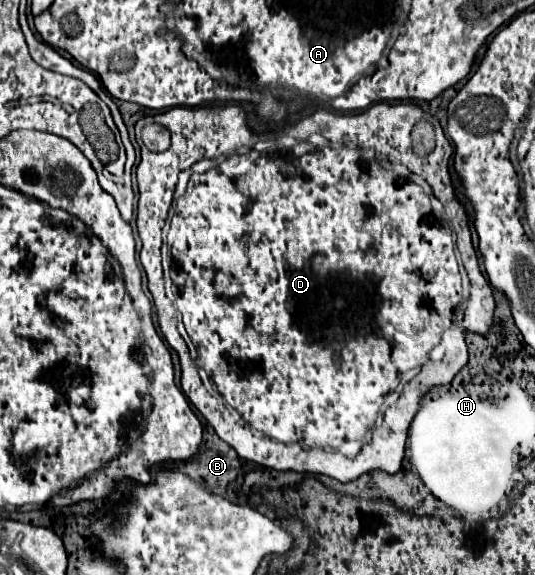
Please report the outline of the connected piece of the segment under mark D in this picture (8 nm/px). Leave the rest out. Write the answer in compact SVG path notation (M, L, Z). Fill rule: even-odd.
M375 103L375 105L371 105L371 107L369 107L369 109L365 109L365 111L361 111L361 113L353 113L353 115L345 115L345 113L333 113L333 111L327 111L327 109L319 109L319 111L315 111L315 113L313 113L313 115L309 115L309 117L303 117L303 119L299 119L299 121L297 121L297 125L291 125L291 127L285 127L285 129L281 129L281 133L285 133L285 135L291 135L291 137L295 137L295 139L299 139L299 143L297 143L297 145L293 145L293 147L279 147L279 145L277 145L277 143L275 143L275 145L271 145L271 149L269 149L269 151L257 151L257 149L253 149L253 146L254 146L254 145L255 145L255 144L256 144L256 142L257 142L257 141L258 141L258 140L259 140L259 135L258 135L258 134L256 134L256 133L253 133L253 131L251 131L251 129L249 129L249 127L247 127L247 115L245 115L245 111L243 111L243 109L241 109L241 107L237 107L237 105L227 105L227 107L175 107L175 109L169 109L169 111L165 111L165 113L159 113L159 115L153 115L153 117L143 117L143 119L141 119L141 121L137 121L137 125L135 125L135 133L137 133L137 141L139 141L139 145L141 145L141 163L139 163L139 167L137 167L137 183L139 183L139 209L137 209L137 233L139 233L139 237L141 237L141 241L143 241L143 249L141 249L141 257L139 257L139 259L141 259L141 265L143 265L143 269L145 269L145 273L147 273L147 287L149 287L149 291L151 291L151 295L153 295L153 303L155 303L155 309L157 309L157 315L159 315L159 327L161 327L161 331L163 331L163 335L165 335L165 339L167 339L167 343L169 343L169 345L171 345L171 347L173 347L173 349L175 349L175 351L177 351L177 353L179 353L179 359L181 359L181 369L183 369L183 377L181 377L181 387L183 387L183 393L185 393L185 395L187 395L187 397L189 397L189 399L191 399L191 403L193 403L193 405L195 405L195 407L197 407L197 411L199 411L199 413L201 413L201 415L203 415L203 417L205 417L205 419L207 419L207 421L209 421L209 423L211 423L211 427L213 427L213 429L215 429L215 433L217 433L217 435L219 435L219 437L221 437L221 439L223 439L223 441L225 441L225 443L229 443L229 445L231 445L231 447L233 447L233 449L235 449L235 451L237 451L237 453L239 453L239 457L243 457L243 459L247 459L247 461L255 461L255 463L259 463L259 465L263 465L263 467L271 467L271 469L277 469L277 471L297 471L297 473L304 473L304 474L306 474L306 473L307 473L307 474L310 474L310 475L317 475L317 474L322 474L322 475L329 475L329 477L333 477L333 479L337 479L337 481L341 481L341 483L347 483L347 481L353 481L353 479L357 479L357 477L359 477L359 475L363 475L363 473L367 473L367 471L371 471L371 469L383 469L383 471L387 471L387 473L397 473L397 471L399 471L399 469L401 469L401 461L403 461L403 453L405 453L405 441L407 441L407 429L409 429L409 425L411 425L411 421L413 421L413 417L415 417L415 415L417 415L417 411L419 411L419 403L421 403L421 399L423 399L423 397L425 397L425 395L427 395L427 393L429 393L429 391L431 391L431 389L433 389L433 387L437 387L437 385L447 385L447 383L451 383L451 381L453 381L453 377L455 377L455 375L457 375L457 373L459 373L459 371L461 371L461 369L463 369L463 367L465 367L465 365L467 365L467 343L465 343L465 335L467 335L467 333L479 333L479 335L487 335L487 333L489 333L489 329L491 329L491 325L493 325L493 313L495 313L495 299L493 299L493 287L491 287L491 285L489 285L489 281L487 281L487 279L485 279L485 277L483 277L483 273L481 273L481 269L479 269L479 259L477 259L477 253L475 253L475 249L473 249L473 243L471 243L471 231L469 231L469 217L467 217L467 211L465 211L465 207L463 207L463 203L461 203L461 201L459 201L459 199L457 199L457 197L455 197L455 195L453 195L453 191L455 191L455 189L453 189L453 183L451 183L451 179L449 179L449 159L451 159L451 155L453 155L453 147L451 147L451 143L449 143L449 139L447 139L447 137L445 137L445 135L443 135L443 129L441 129L441 127L439 127L439 123L437 123L437 121L435 121L435 119L431 119L431 121L433 121L433 125L435 125L435 133L437 133L437 147L435 147L435 149L433 149L433 151L431 151L431 153L429 153L429 155L419 155L419 154L417 154L417 153L415 153L415 151L414 151L414 149L413 149L413 143L412 143L412 148L411 148L411 145L409 145L409 139L411 139L411 129L413 129L413 125L415 125L415 123L417 123L417 121L419 121L419 119L425 119L425 117L427 117L427 113L423 113L423 111L421 111L421 107L419 107L419 105L413 105L413 103L395 103L395 105L391 105L391 103ZM145 123L161 123L161 125L163 125L163 127L167 127L167 129L169 129L169 133L171 133L171 147L169 147L169 149L167 149L167 151L163 151L163 153L151 153L151 151L149 151L149 149L147 149L147 147L145 147L145 145L143 145L143 143L141 143L141 127L143 127L143 125L145 125ZM311 133L321 133L321 135L325 135L325 137L327 137L327 141L331 141L331 143L339 143L339 145L341 145L341 147L331 147L331 145L325 145L325 147L321 147L321 149L317 149L317 147L313 147L313 145L311 145L311 143L309 143L309 141L303 141L303 139L307 139L307 137L309 137L309 135L311 135ZM345 143L357 143L357 145L361 145L361 147L375 147L375 149L377 149L377 153L379 153L379 161L385 161L385 159L387 159L387 161L391 161L391 163L407 163L407 164L404 164L404 165L406 165L406 166L407 166L407 167L408 167L408 168L409 168L409 169L410 169L410 171L417 171L417 173L419 173L419 175L421 175L421 177L423 177L423 179L425 179L425 181L427 181L427 183L429 183L429 185L431 185L431 187L433 187L433 195L435 195L435 197L437 197L437 199L439 199L439 201L441 201L441 203L443 203L443 205L445 205L445 211L447 211L447 215L449 215L449 221L451 221L451 223L453 223L453 229L455 229L455 235L457 235L457 249L459 249L459 253L461 253L461 257L463 257L463 263L465 263L465 268L464 268L464 265L463 265L463 263L462 263L462 260L461 260L461 258L460 258L460 255L457 255L457 256L458 256L458 263L459 263L459 265L457 265L457 259L455 259L455 249L453 249L453 237L451 237L451 229L449 229L449 227L447 227L447 223L443 223L443 221L439 221L439 219L437 219L437 217L435 217L435 215L433 215L433 209L431 209L431 199L429 199L429 195L427 195L427 193L425 193L425 191L423 191L423 189L421 189L421 187L419 187L419 185L417 185L417 183L413 183L413 181L403 181L403 179L401 179L401 177L399 177L399 175L395 175L395 173L393 173L393 171L389 171L389 169L383 169L383 167L381 167L381 163L379 163L379 161L377 161L377 159L375 159L375 161L363 161L363 159L361 159L361 157L359 157L359 151L357 151L357 149L349 149L349 147L345 147ZM241 145L245 145L245 147L248 147L248 148L249 148L249 151L247 151L247 153L237 153L237 149L238 149L238 148L240 148L240 147L241 147ZM219 155L225 155L225 161L221 161L221 163L217 163L217 165L215 165L215 167L211 167L211 169L209 169L209 171L205 171L205 173L193 173L193 175L191 175L191 179L189 179L189 183L187 183L187 191L185 191L185 193L183 193L183 195L181 195L181 197L179 197L179 199L177 199L177 200L176 200L176 207L175 207L175 209L173 209L173 208L172 208L172 203L173 203L173 200L174 200L174 194L175 194L175 188L176 188L176 185L177 185L177 182L178 182L178 176L179 176L179 173L181 173L181 171L185 171L185 169L189 169L189 167L191 167L191 165L193 165L193 163L197 163L197 161L199 161L199 159L203 159L203 157L219 157ZM161 239L162 239L162 240L163 240L163 244L164 244L164 243L165 243L165 242L166 242L166 243L169 243L169 249L170 249L170 247L171 247L171 251L170 251L170 252L169 252L169 255L162 255L162 251L161 251L161 249L162 249L162 246L163 246L163 244L161 244ZM347 283L351 283L351 291L345 291L345 287L347 287ZM343 291L345 291L345 313L347 313L347 317L349 317L349 321L331 321L331 323L337 323L337 325L333 325L333 331L335 331L335 333L333 333L333 335L331 335L331 341L327 341L327 337L329 337L329 335L325 335L325 331L327 331L327 329L325 329L325 327L329 327L329 323L327 323L327 325L323 325L323 323L319 323L319 319L323 319L323 315L331 315L331 311L335 311L335 307L339 307L339 295L343 295ZM463 294L464 294L464 295L465 295L465 297L466 297L466 296L467 296L467 295L468 295L468 294L469 294L469 299L467 299L467 311L465 311L465 317L463 317L463 321L461 321L461 323L457 323L457 325L452 325L452 326L451 326L451 323L453 323L453 313L455 313L455 309L457 309L457 305L459 305L459 303L461 303L461 301L463 301ZM437 345L439 345L439 346L441 346L441 348L442 348L442 349L443 349L443 351L444 351L444 356L443 356L443 361L432 361L432 358L431 358L431 360L430 360L430 361L429 361L429 351L430 351L430 352L434 352L434 351L435 351L435 350L436 350L436 348L434 348L434 349L433 349L433 347L437 347ZM415 367L419 367L419 372L420 372L420 371L421 371L421 373L419 373L419 375L415 375L415 376L414 376L414 377L413 377L413 378L412 378L412 379L411 379L411 381L409 381L409 385L405 385L405 389L402 389L402 391L403 391L403 395L401 395L401 394L402 394L402 391L401 391L401 392L400 392L400 395L399 395L399 394L398 394L398 392L397 392L397 387L398 387L398 386L397 386L397 385L399 385L399 381L401 381L401 377L403 377L403 375L405 375L405 373L407 373L407 371L409 371L409 369L415 369ZM201 371L203 371L203 372L205 372L205 373L207 373L207 375L209 375L209 377L211 377L211 379L213 379L213 386L214 386L214 387L213 387L213 389L214 389L214 393L213 393L213 394L211 394L211 393L209 393L209 391L207 391L207 389L205 389L205 387L203 387L203 383L201 383L201 377L199 377L199 372L201 372ZM379 411L381 411L381 413L382 413L382 422L383 422L383 425L380 425L380 423L381 423L381 419L380 419L380 421L379 421L379 420L377 420L377 423L375 423L375 419L377 419L377 415L379 415Z

